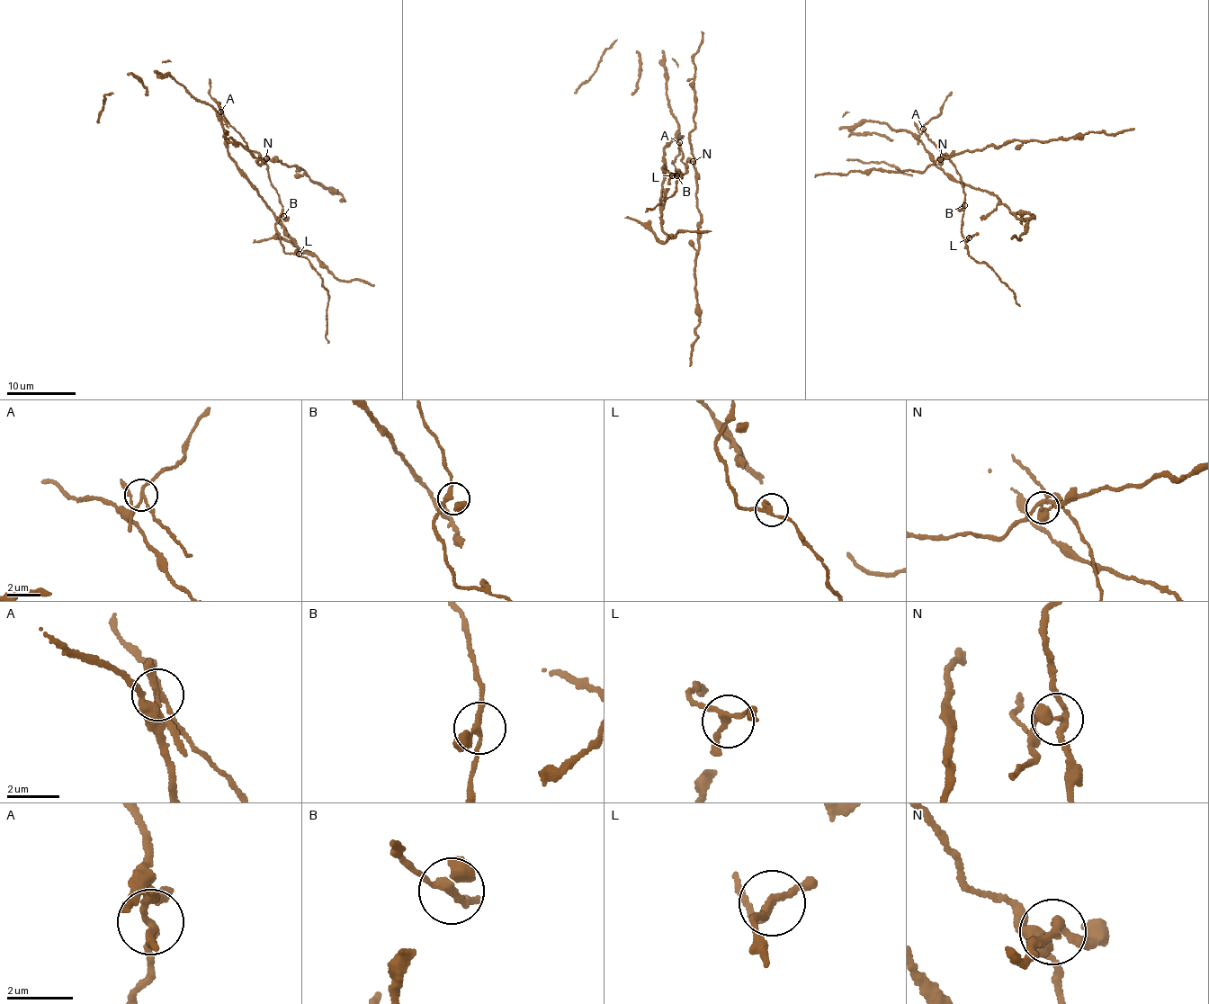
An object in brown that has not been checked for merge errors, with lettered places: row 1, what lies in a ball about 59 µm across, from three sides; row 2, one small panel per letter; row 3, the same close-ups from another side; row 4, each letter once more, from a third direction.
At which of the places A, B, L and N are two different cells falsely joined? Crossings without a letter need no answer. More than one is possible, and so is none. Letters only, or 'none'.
A, N

